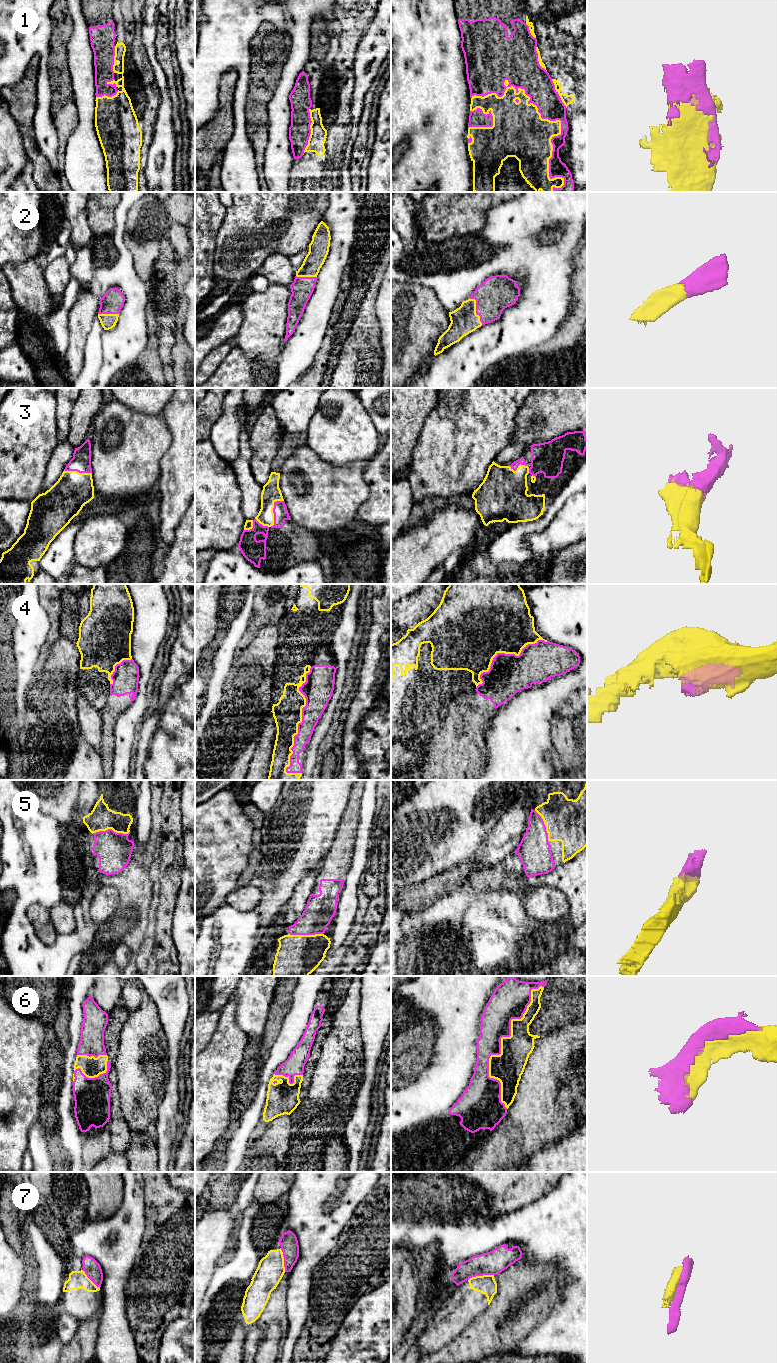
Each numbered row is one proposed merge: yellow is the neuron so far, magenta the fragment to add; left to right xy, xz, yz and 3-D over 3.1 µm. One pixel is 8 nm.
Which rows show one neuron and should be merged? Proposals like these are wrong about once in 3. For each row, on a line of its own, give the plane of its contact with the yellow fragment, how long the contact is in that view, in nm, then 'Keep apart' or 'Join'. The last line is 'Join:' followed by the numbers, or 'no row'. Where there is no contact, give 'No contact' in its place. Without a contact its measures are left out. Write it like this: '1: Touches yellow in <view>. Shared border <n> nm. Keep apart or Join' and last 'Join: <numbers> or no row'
1: Touches yellow in yz. Shared border 1050 nm. Join
2: Touches yellow in yz. Shared border 240 nm. Join
3: Touches yellow in xz. Shared border 240 nm. Join
4: Touches yellow in xz. Shared border 900 nm. Keep apart
5: Touches yellow in xy. Shared border 300 nm. Join
6: Touches yellow in yz. Shared border 1050 nm. Join
7: Touches yellow in yz. Shared border 220 nm. Keep apart
Join: 1, 2, 3, 5, 6

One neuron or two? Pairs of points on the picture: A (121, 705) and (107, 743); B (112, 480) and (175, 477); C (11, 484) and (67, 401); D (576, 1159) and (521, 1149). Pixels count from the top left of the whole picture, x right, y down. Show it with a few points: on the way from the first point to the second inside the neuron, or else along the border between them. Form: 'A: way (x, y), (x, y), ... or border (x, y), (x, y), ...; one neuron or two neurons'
A: way (112, 714), (108, 721), (107, 734); one neuron
B: border (164, 455), (160, 462), (160, 476), (155, 485); two neurons
C: border (55, 398), (56, 437), (59, 441); two neurons
D: border (555, 1140), (546, 1143), (528, 1158), (521, 1161); two neurons

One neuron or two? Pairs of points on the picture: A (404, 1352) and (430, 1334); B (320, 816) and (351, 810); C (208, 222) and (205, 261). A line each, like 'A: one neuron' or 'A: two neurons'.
A: two neurons
B: two neurons
C: one neuron

